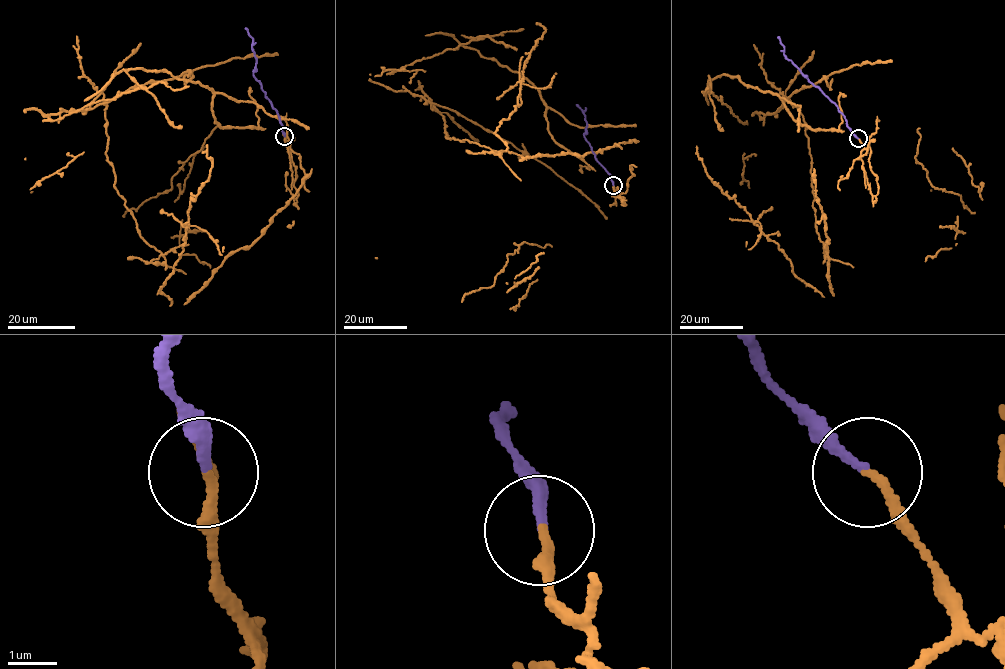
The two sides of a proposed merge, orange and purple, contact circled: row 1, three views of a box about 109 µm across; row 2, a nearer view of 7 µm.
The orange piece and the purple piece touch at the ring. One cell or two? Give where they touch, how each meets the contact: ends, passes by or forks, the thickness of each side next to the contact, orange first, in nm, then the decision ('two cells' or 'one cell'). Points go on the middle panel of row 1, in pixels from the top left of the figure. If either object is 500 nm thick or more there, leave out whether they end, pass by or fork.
(613, 185) | orange ends | purple ends | 200/190 nm | two cells

